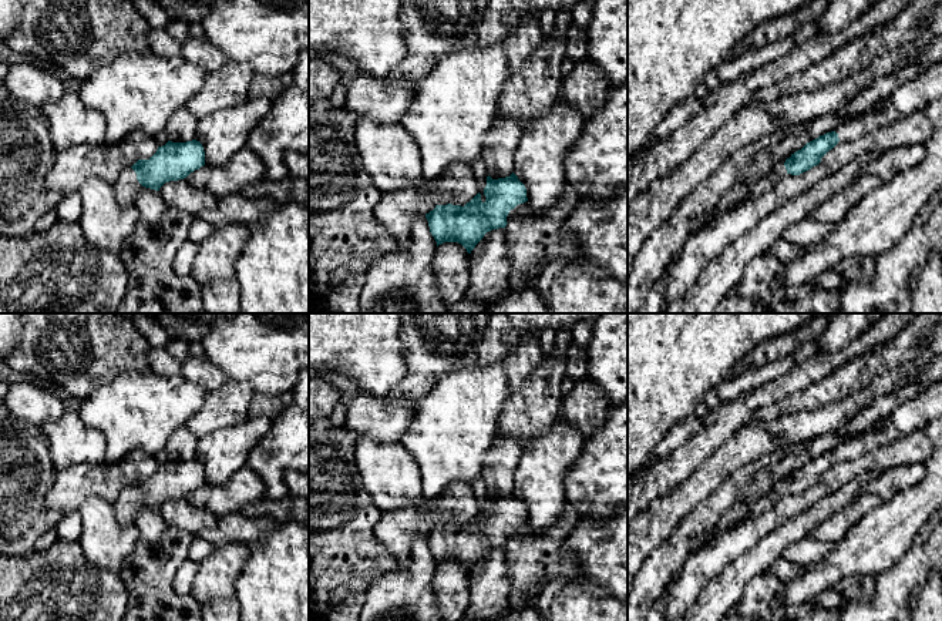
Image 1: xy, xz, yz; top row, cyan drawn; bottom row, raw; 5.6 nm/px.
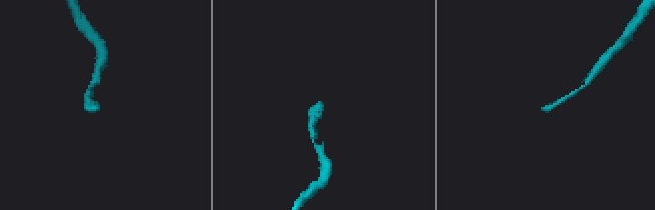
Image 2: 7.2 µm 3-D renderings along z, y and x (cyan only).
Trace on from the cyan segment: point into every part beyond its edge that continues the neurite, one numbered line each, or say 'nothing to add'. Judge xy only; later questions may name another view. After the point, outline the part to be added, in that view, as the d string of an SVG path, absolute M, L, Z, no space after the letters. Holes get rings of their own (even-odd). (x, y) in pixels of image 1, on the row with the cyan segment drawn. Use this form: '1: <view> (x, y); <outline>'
1: xy (127, 187); M127 168L117 179L114 189L117 201L121 205L128 207L135 205L138 194L147 188L138 182L135 171L132 168Z

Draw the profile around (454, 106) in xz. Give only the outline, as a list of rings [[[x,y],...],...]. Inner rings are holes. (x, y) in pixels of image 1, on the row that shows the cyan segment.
[[[502,44],[475,46],[444,56],[421,81],[400,124],[420,148],[425,182],[453,164],[472,167],[509,71]]]

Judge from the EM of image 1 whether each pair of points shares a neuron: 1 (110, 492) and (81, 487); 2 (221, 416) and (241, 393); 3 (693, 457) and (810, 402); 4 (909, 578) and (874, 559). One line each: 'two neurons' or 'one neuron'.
1: one neuron
2: one neuron
3: two neurons
4: two neurons

